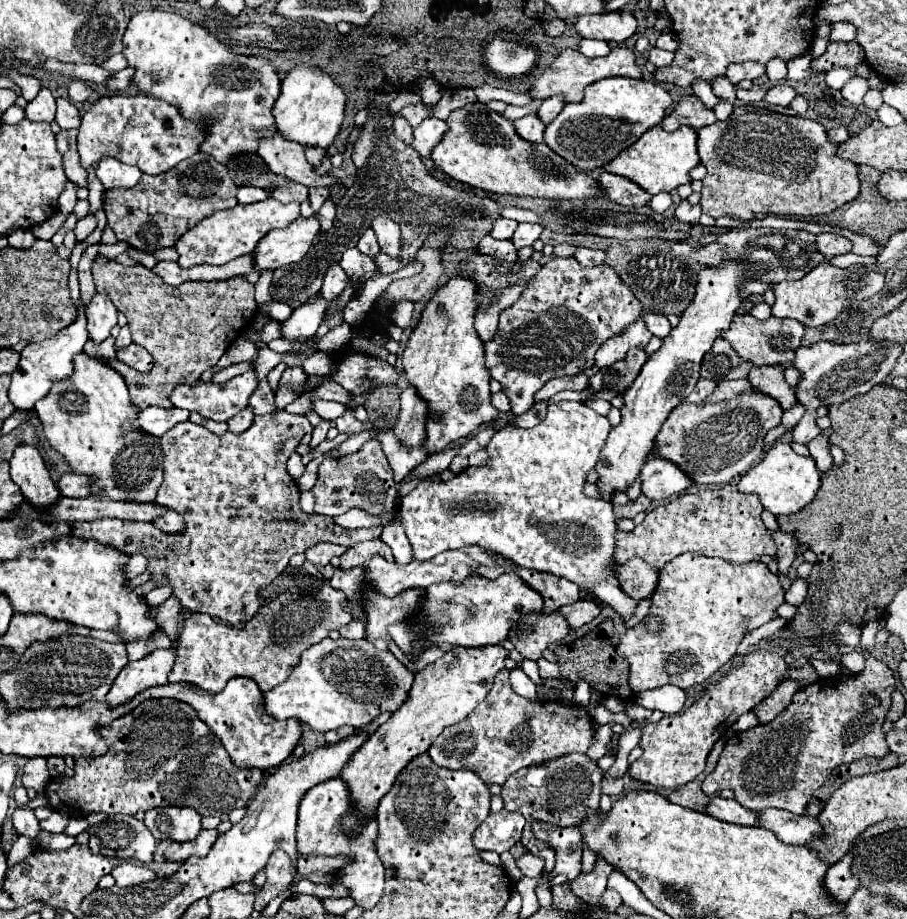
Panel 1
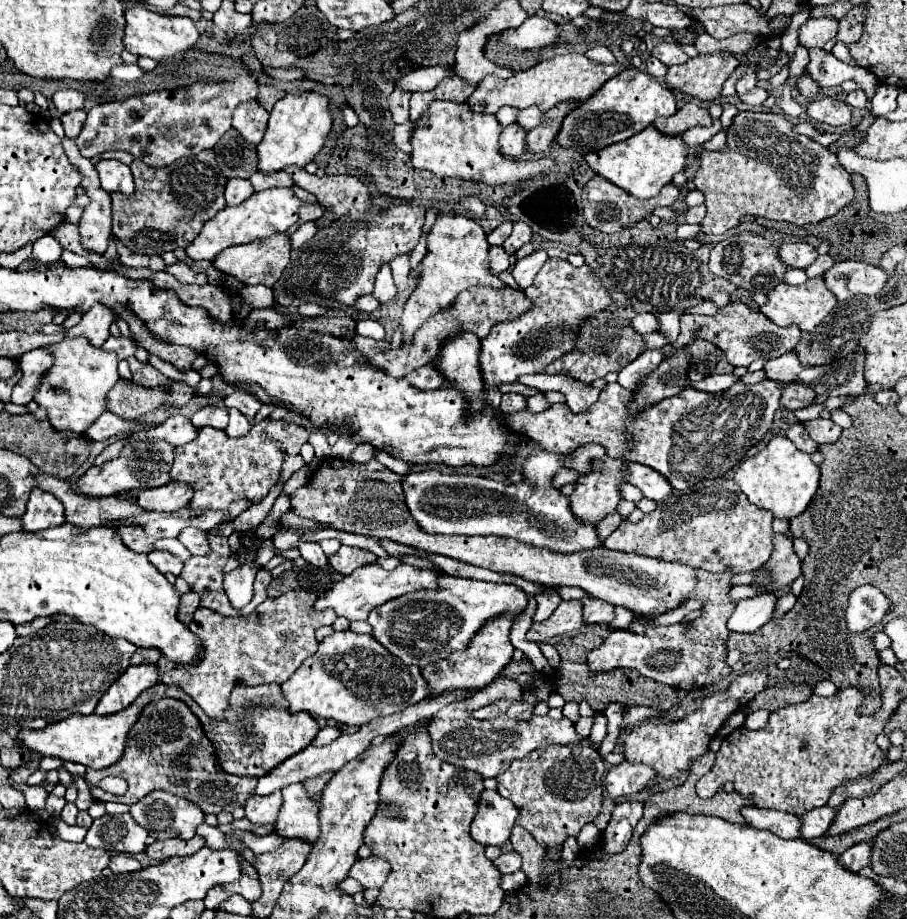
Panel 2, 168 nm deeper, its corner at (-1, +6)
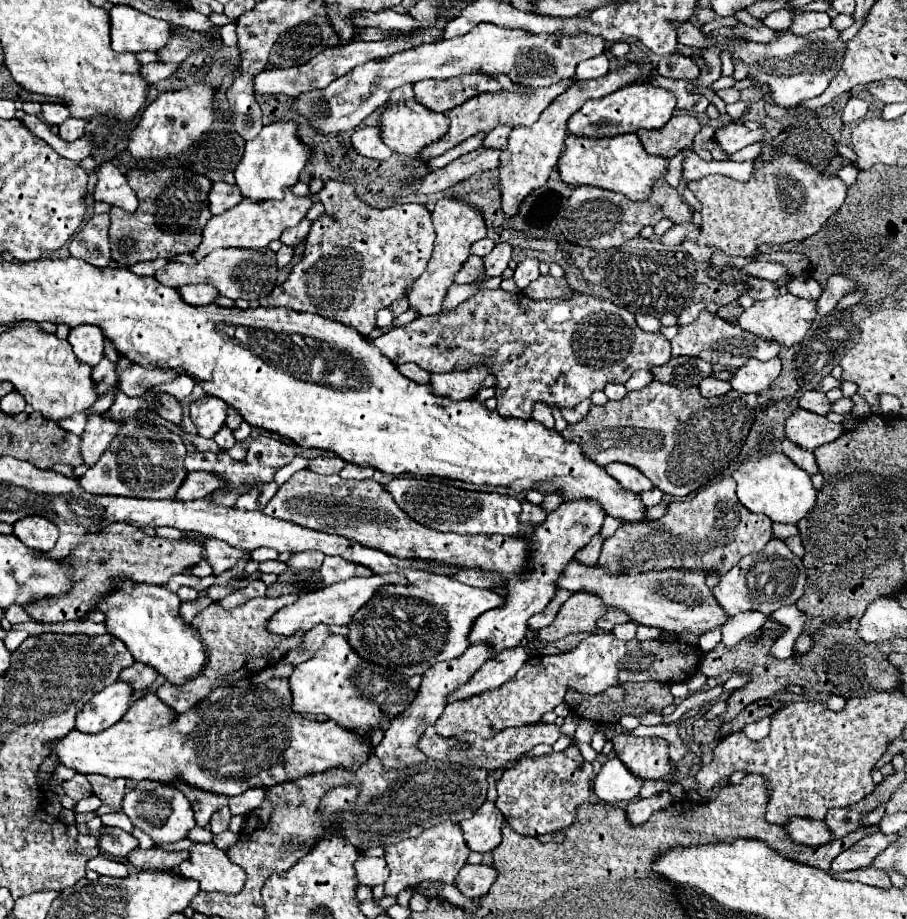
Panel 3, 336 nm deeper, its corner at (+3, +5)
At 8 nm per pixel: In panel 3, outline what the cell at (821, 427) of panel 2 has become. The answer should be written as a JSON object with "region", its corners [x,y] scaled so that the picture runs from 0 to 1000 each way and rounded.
{"region":[[[880,444],[867,457],[867,477],[886,490],[897,490],[928,474],[931,464],[915,459],[911,453]]]}

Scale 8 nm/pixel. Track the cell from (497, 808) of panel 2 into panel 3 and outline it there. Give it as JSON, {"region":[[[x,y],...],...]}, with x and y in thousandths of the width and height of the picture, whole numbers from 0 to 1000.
{"region":[[[534,873],[525,888],[507,894],[507,903],[512,908],[516,923],[531,929],[545,925],[553,914],[551,908],[553,894],[556,894],[553,884],[542,873]]]}

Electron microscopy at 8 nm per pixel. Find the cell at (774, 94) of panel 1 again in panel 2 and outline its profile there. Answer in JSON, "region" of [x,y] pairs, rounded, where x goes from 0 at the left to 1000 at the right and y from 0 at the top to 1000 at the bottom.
{"region":[[[831,95],[831,97],[825,99],[822,103],[816,103],[816,108],[818,108],[820,112],[825,112],[825,114],[840,114],[849,103],[851,103],[851,99],[840,97],[840,95]]]}

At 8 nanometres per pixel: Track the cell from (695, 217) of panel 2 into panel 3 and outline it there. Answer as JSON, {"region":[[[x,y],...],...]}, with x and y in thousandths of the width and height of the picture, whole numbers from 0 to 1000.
{"region":[[[748,244],[748,246],[741,246],[734,255],[730,255],[728,263],[732,268],[745,268],[745,266],[752,266],[756,259],[767,259],[770,255],[772,250],[765,244]]]}

